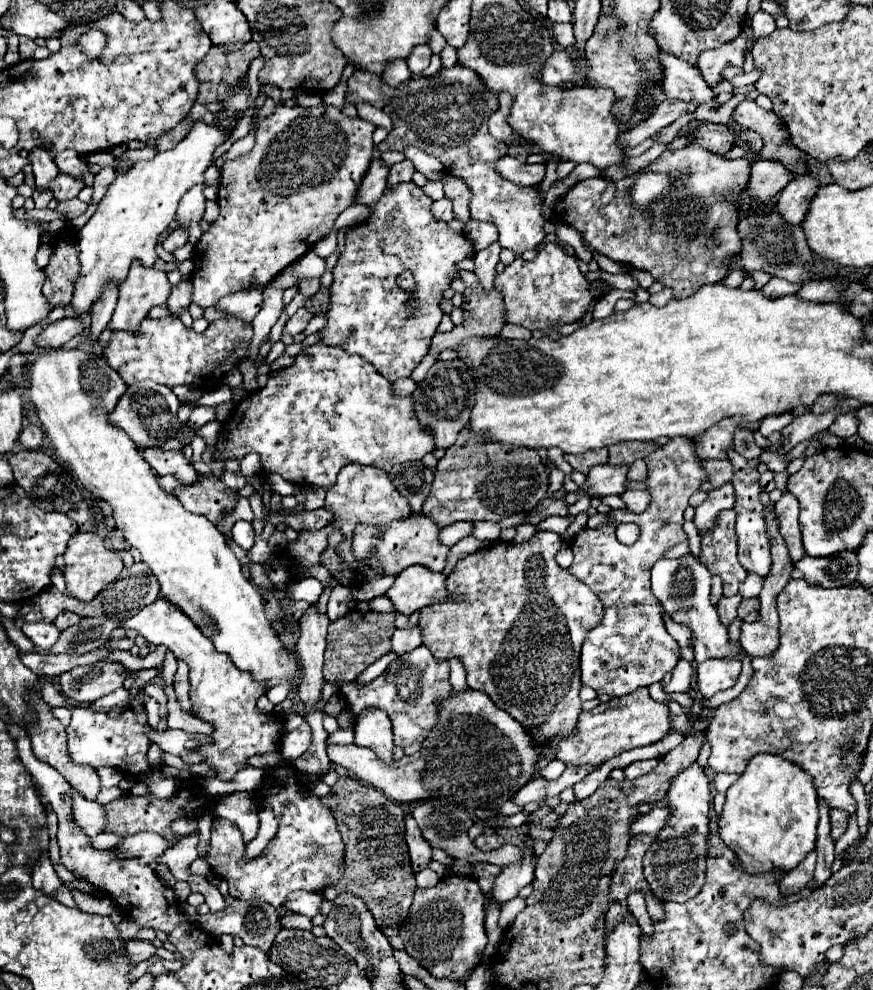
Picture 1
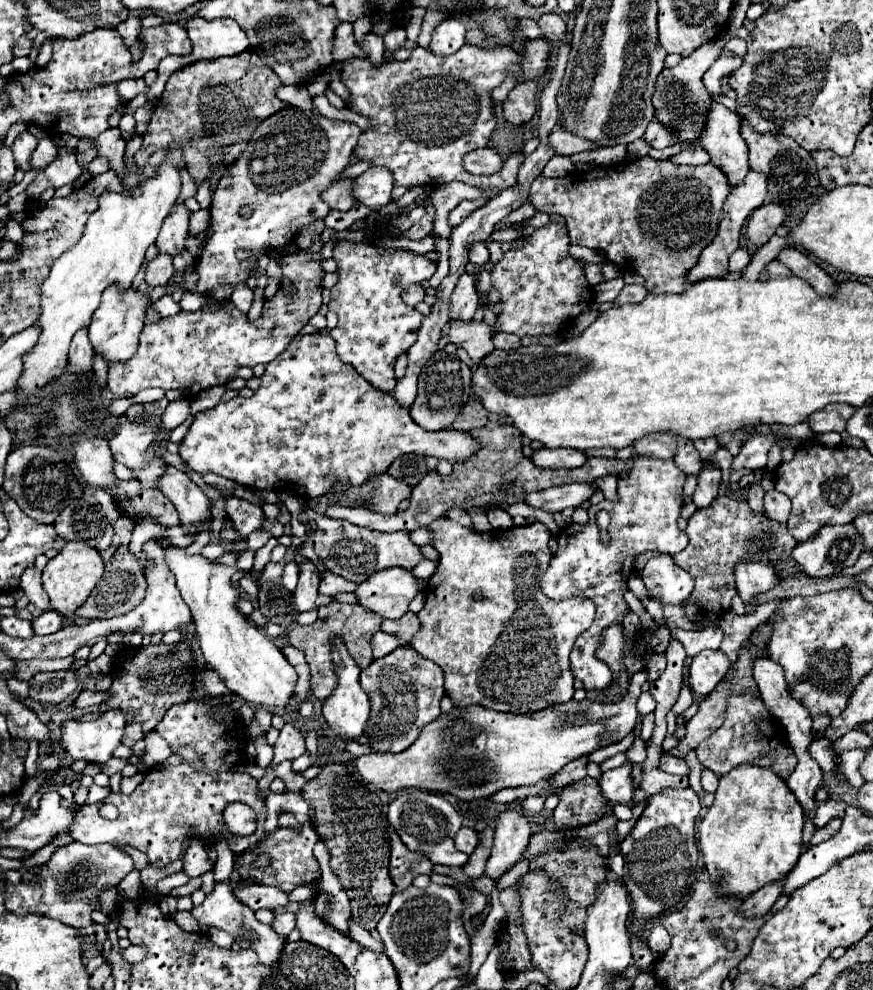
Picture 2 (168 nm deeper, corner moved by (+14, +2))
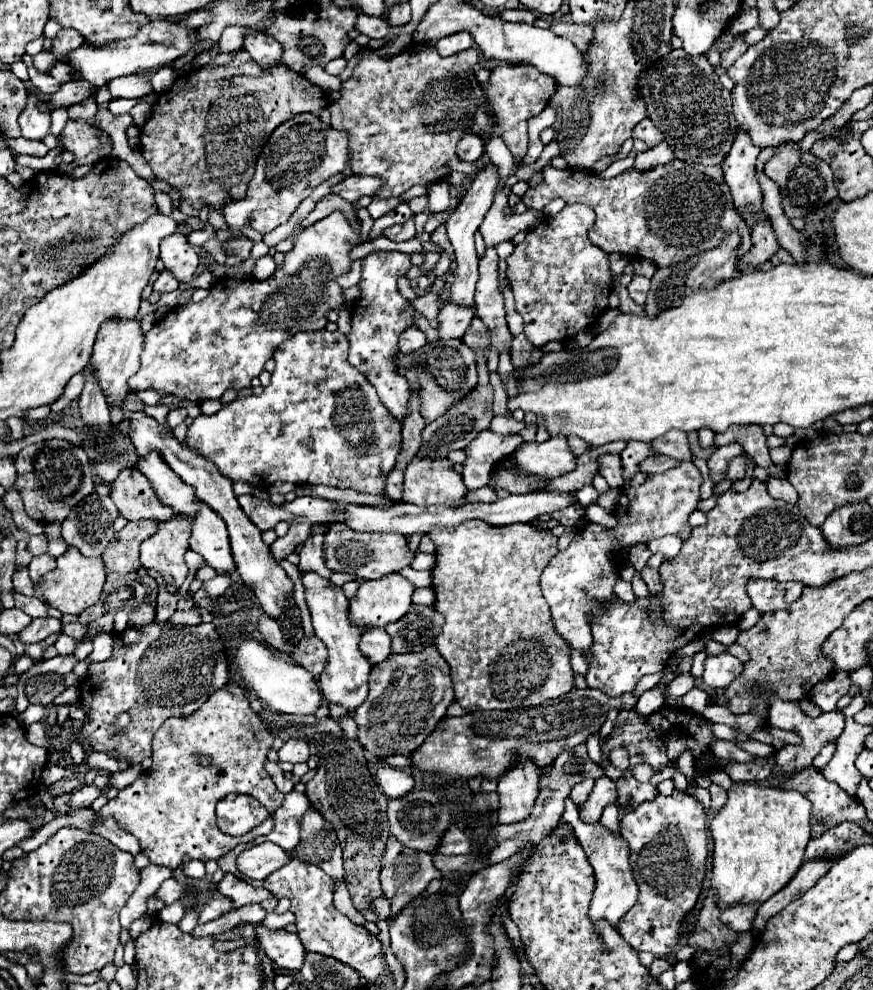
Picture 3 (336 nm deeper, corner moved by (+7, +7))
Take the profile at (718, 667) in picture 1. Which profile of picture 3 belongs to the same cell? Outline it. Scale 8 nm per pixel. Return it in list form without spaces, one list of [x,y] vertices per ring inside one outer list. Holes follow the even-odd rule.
[[[723,651],[719,655],[707,657],[703,681],[713,689],[725,689],[733,681],[733,677],[737,677],[741,671],[743,671],[743,663],[737,657]]]

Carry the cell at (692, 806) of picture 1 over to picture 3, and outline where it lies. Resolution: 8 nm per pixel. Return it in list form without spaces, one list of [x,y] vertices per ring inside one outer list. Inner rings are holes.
[[[675,789],[673,795],[657,795],[655,801],[645,801],[637,809],[629,811],[621,819],[621,835],[629,843],[629,861],[633,877],[639,885],[639,899],[631,911],[619,921],[617,931],[635,951],[651,951],[655,957],[667,957],[675,951],[677,939],[681,935],[681,921],[687,911],[691,911],[701,893],[701,881],[707,869],[707,815],[703,805],[687,795],[685,791]]]

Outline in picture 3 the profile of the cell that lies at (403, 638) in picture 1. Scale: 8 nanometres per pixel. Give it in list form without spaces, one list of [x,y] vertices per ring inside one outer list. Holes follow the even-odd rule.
[[[381,627],[369,629],[369,631],[363,633],[359,649],[369,659],[369,663],[375,665],[379,661],[385,661],[391,655],[391,637]]]

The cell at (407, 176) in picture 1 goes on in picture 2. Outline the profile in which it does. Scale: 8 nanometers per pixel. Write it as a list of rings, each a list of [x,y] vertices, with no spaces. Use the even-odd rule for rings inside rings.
[[[372,166],[354,180],[352,196],[358,202],[370,206],[372,210],[378,210],[392,200],[392,196],[390,196],[392,188],[394,188],[392,172],[388,172],[386,168],[380,168],[380,166]]]

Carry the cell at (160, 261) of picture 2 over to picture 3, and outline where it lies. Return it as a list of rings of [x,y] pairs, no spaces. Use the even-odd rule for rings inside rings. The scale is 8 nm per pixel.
[[[163,269],[159,273],[159,277],[157,277],[157,281],[153,283],[153,289],[157,293],[169,293],[169,291],[175,291],[177,287],[179,287],[179,281],[177,281],[177,277],[169,269]]]

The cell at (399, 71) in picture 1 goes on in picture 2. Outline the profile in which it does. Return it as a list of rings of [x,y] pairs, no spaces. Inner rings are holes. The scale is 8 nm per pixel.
[[[368,32],[366,38],[358,42],[358,46],[360,46],[364,52],[368,52],[368,60],[370,60],[372,64],[380,66],[380,64],[384,62],[384,42],[382,42],[382,38],[380,38],[378,34]]]

